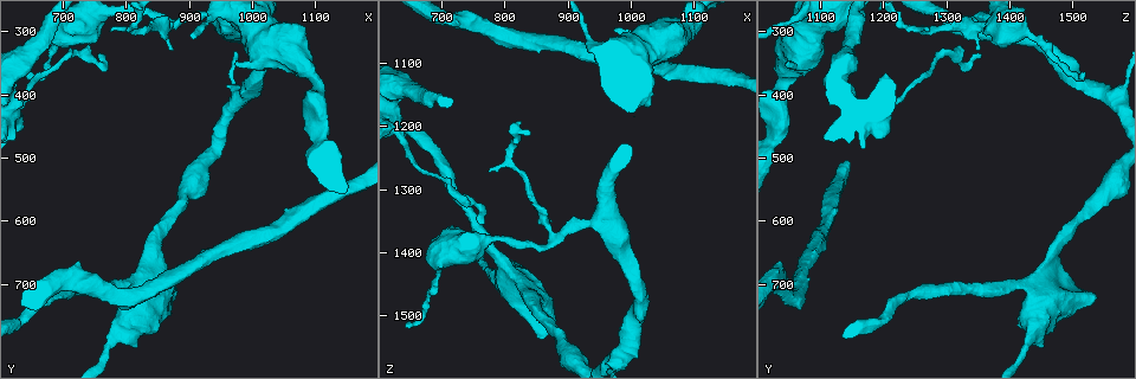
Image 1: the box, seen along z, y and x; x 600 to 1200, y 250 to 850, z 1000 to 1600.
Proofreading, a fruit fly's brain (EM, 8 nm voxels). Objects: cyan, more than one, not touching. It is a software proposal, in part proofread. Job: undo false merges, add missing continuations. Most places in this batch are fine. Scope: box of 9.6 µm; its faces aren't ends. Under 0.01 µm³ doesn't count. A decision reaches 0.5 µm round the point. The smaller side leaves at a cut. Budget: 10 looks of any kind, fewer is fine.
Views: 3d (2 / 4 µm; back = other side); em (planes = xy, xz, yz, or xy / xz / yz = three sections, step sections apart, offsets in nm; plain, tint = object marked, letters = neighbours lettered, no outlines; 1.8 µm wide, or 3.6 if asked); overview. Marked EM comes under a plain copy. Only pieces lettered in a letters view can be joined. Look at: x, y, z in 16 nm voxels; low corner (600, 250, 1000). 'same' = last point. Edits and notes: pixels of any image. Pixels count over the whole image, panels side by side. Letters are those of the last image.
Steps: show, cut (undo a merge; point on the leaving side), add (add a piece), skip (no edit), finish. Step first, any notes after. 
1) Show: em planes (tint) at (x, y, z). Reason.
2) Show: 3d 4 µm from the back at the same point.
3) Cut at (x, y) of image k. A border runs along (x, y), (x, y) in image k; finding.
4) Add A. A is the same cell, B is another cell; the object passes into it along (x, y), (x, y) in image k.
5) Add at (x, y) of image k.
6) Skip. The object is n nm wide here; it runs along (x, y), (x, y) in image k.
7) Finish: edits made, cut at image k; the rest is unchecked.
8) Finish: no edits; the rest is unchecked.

Show: 3d 4 µm at (650, 370, 1520). Branch stops here.

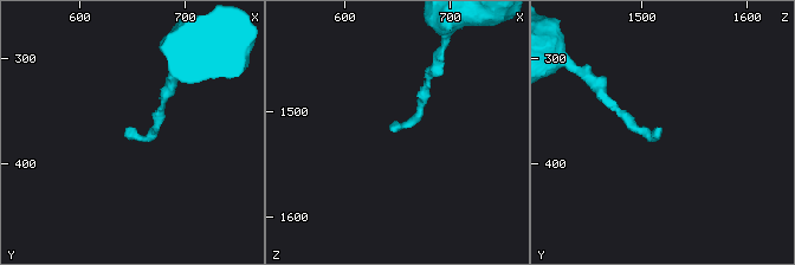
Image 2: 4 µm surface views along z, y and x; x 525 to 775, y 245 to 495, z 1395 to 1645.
Show: em xy step 4 (letters) at (648, 368, 1518). Need the tissue.

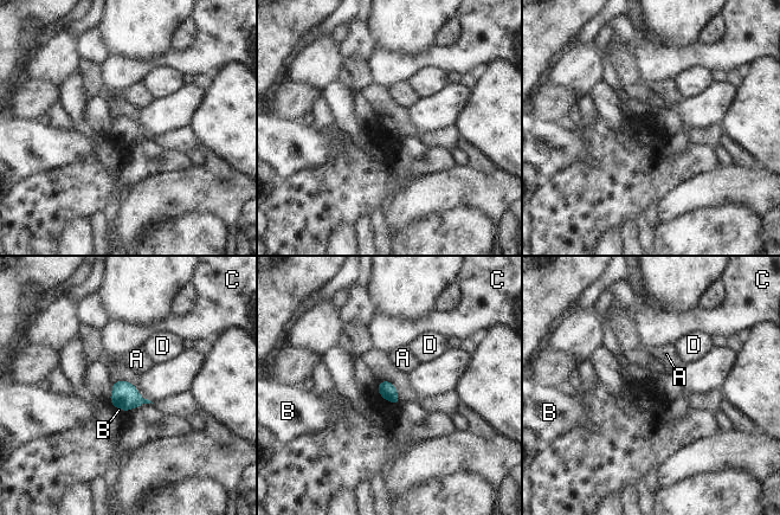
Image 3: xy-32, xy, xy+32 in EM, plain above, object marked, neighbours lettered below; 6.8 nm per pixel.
Show: em planes (letters) at the same point.

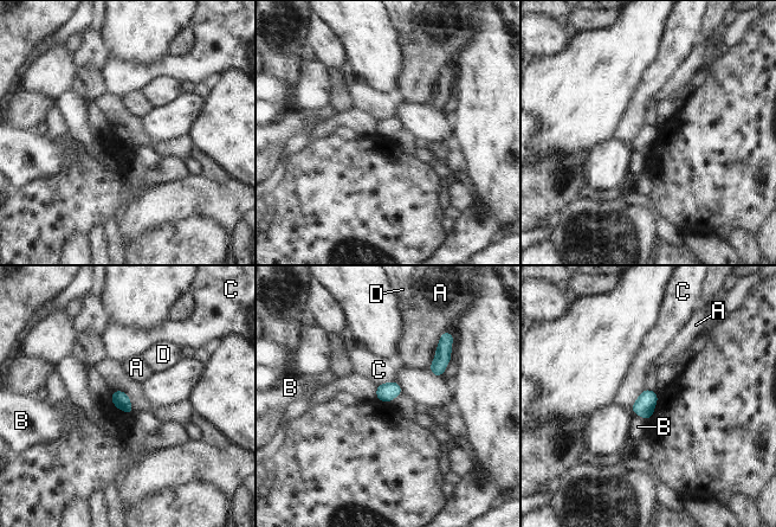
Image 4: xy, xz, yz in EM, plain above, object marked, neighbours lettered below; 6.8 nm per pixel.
Skip. A, B, C and D are other cells; a border runs along (644, 387), (631, 407) in image 4; no lettered piece goes on from it.

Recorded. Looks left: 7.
Show: em planes (letters) at (765, 340, 1355). End of a long branch.

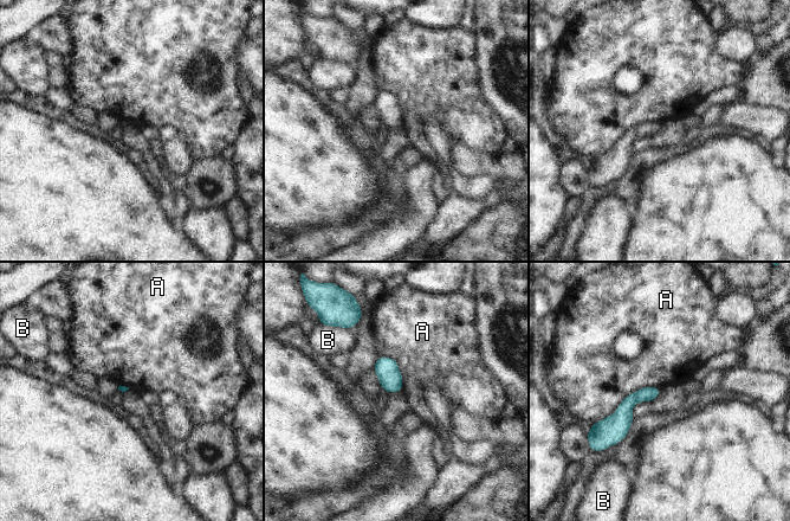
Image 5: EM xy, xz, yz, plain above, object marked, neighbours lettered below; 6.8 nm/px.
Skip. A and B are other cells; a border runs along (661, 388), (629, 393), (590, 425) in image 5; none of them fits.

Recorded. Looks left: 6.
Show: 3d 2 µm at (880, 290, 1380). Branch point.

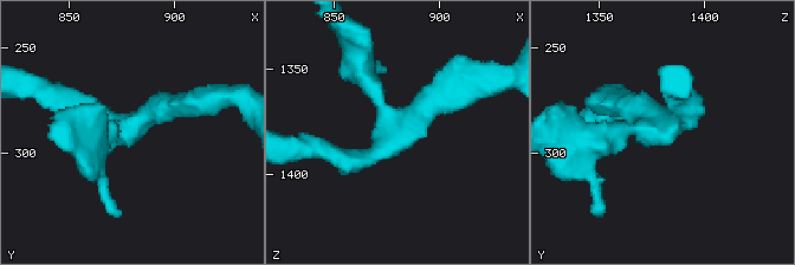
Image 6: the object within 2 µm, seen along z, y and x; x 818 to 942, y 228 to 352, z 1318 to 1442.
Show: em xy step 16 (tint) at (880, 288, 1379). 3 arms meet here; the arms are 180, 220, 220 nm wide; shape alone is not enough.

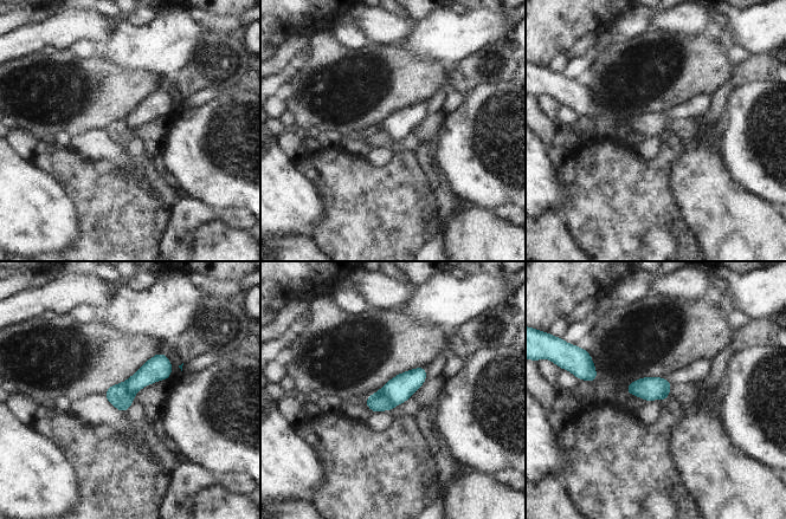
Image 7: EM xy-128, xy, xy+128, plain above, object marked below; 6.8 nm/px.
Show: em planes (letters) at the same point. Another direction.

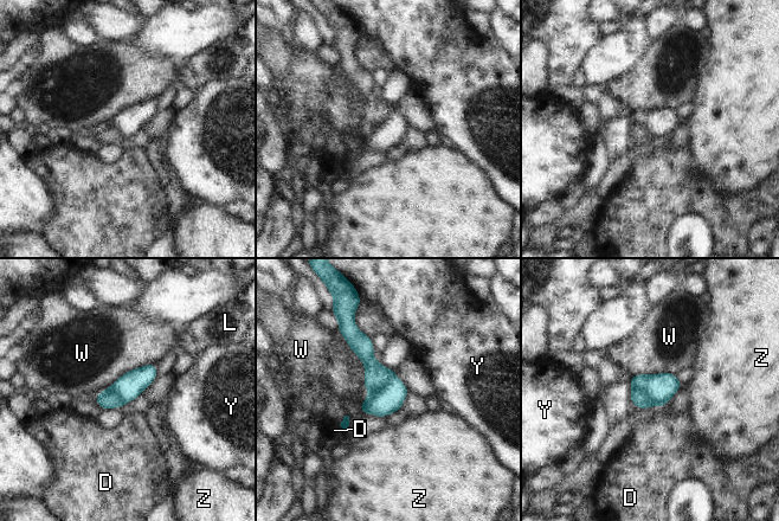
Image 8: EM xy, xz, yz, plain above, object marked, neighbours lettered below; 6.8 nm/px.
Cut at (377, 377) of image 8. The object is 180 nm wide here; D, L, W, Y and Z are other cells; the part that leaves runs along (352, 330), (371, 364), (371, 391) in image 8; two neurons meet here.

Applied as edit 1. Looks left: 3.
Show: overview. Redraw.

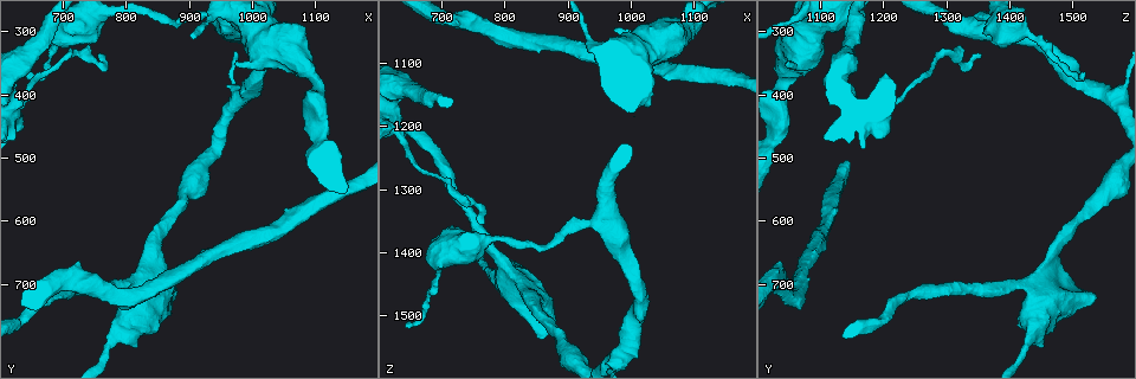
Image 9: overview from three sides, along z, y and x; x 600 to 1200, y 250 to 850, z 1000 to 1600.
Show: em 3.6 µm xz step 16 (letters) at (860, 720, 1535). Branch stops here.

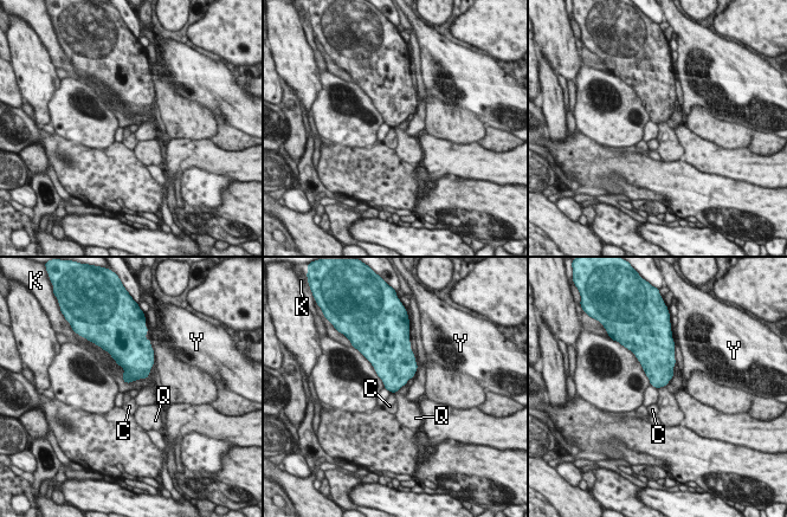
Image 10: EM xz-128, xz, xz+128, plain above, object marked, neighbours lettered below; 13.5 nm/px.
Skip. C, K, Q and Y are other cells; no lettered piece goes on from it.

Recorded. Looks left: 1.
Finish: edits made, cut at image 8; the rest is unchecked.

